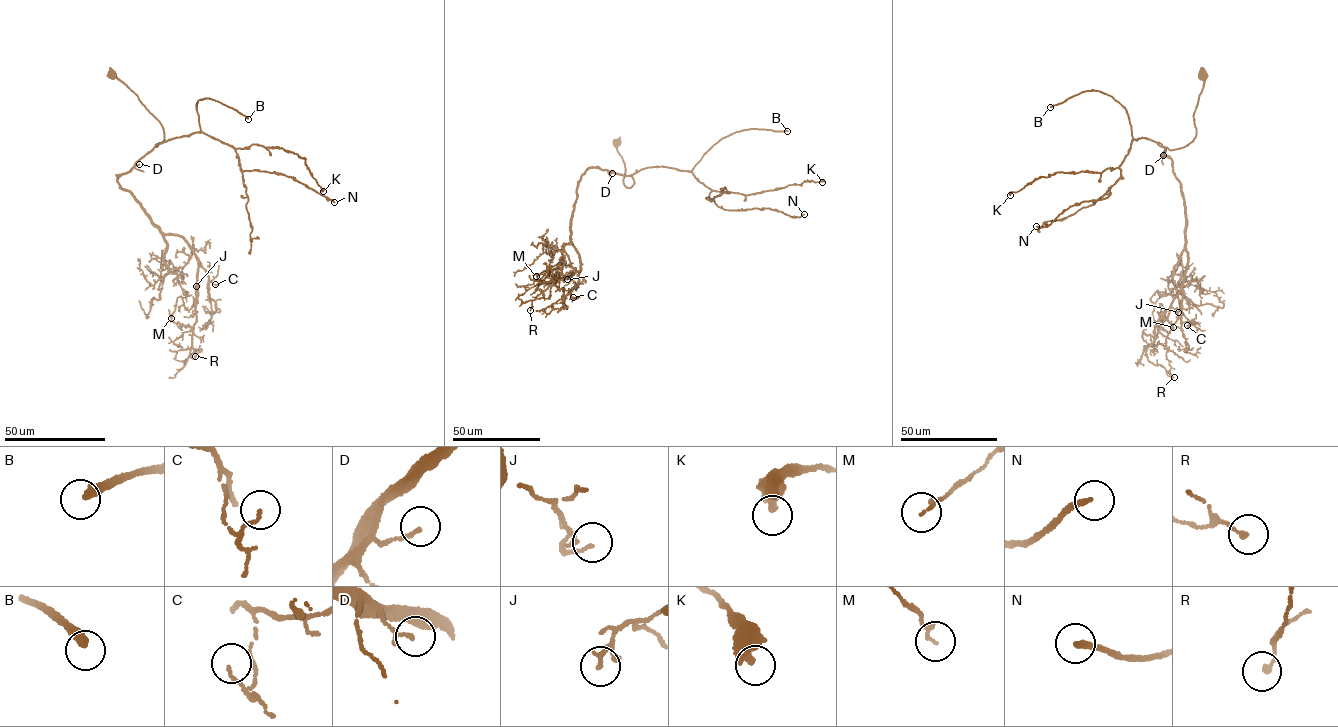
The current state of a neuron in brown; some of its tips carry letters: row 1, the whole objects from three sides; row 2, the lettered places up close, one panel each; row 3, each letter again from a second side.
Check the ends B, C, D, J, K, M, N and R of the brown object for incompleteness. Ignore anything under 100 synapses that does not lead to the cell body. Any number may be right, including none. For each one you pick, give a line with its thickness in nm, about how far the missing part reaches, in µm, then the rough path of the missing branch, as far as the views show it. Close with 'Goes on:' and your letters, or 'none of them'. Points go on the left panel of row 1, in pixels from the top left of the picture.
B: 340 nm | 180 µm | (248, 119), (290, 146), (368, 180), (369, 185), (400, 205), (404, 221), (438, 226)
Goes on: B

